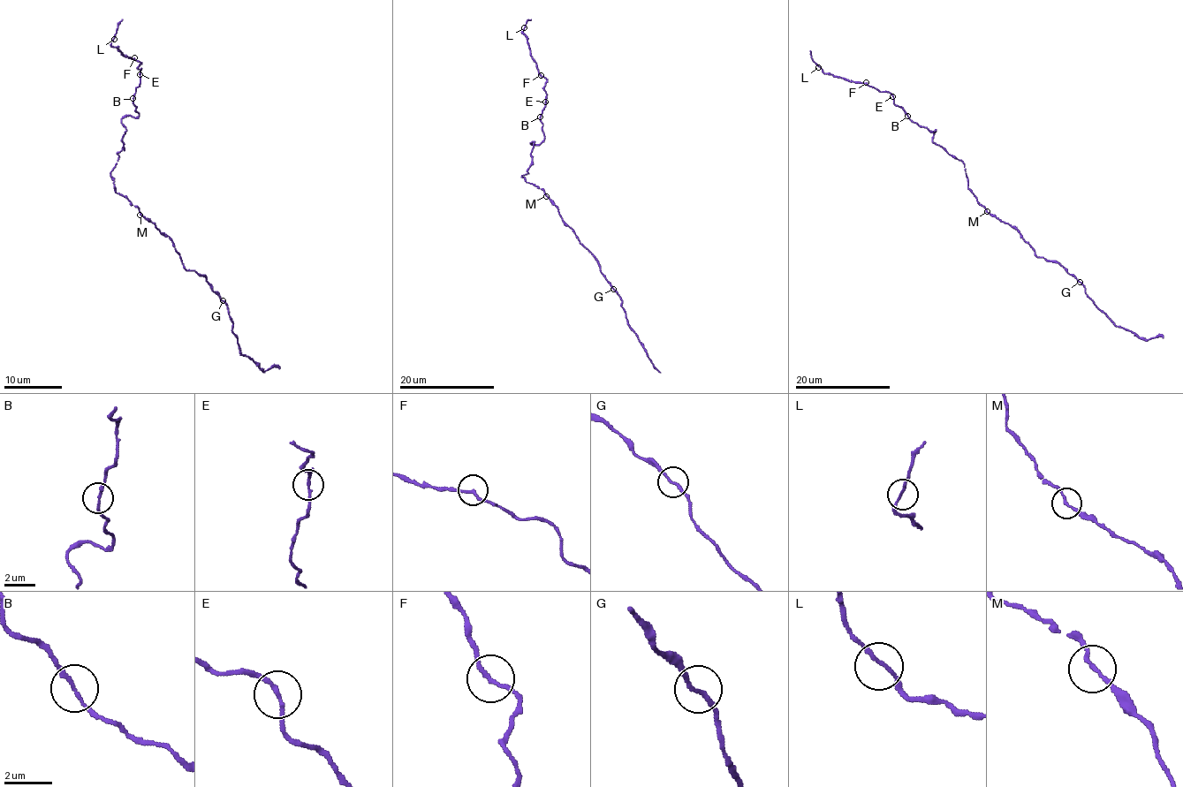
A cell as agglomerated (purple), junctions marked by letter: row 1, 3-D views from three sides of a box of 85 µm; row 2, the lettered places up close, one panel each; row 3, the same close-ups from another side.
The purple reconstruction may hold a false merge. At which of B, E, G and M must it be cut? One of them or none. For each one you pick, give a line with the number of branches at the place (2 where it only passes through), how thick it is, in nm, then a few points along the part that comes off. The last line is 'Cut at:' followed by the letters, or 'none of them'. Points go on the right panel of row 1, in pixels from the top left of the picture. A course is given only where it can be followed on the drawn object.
Cut at: none of them

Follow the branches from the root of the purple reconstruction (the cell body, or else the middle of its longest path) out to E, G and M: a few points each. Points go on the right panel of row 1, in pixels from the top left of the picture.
E: (977, 200), (967, 186), (964, 163), (933, 140), (935, 130), (930, 132), (913, 123), (893, 102), (892, 95)
G: (977, 200), (988, 212), (1014, 227), (1036, 256), (1059, 263), (1080, 282)
M: (977, 200), (987, 211)

